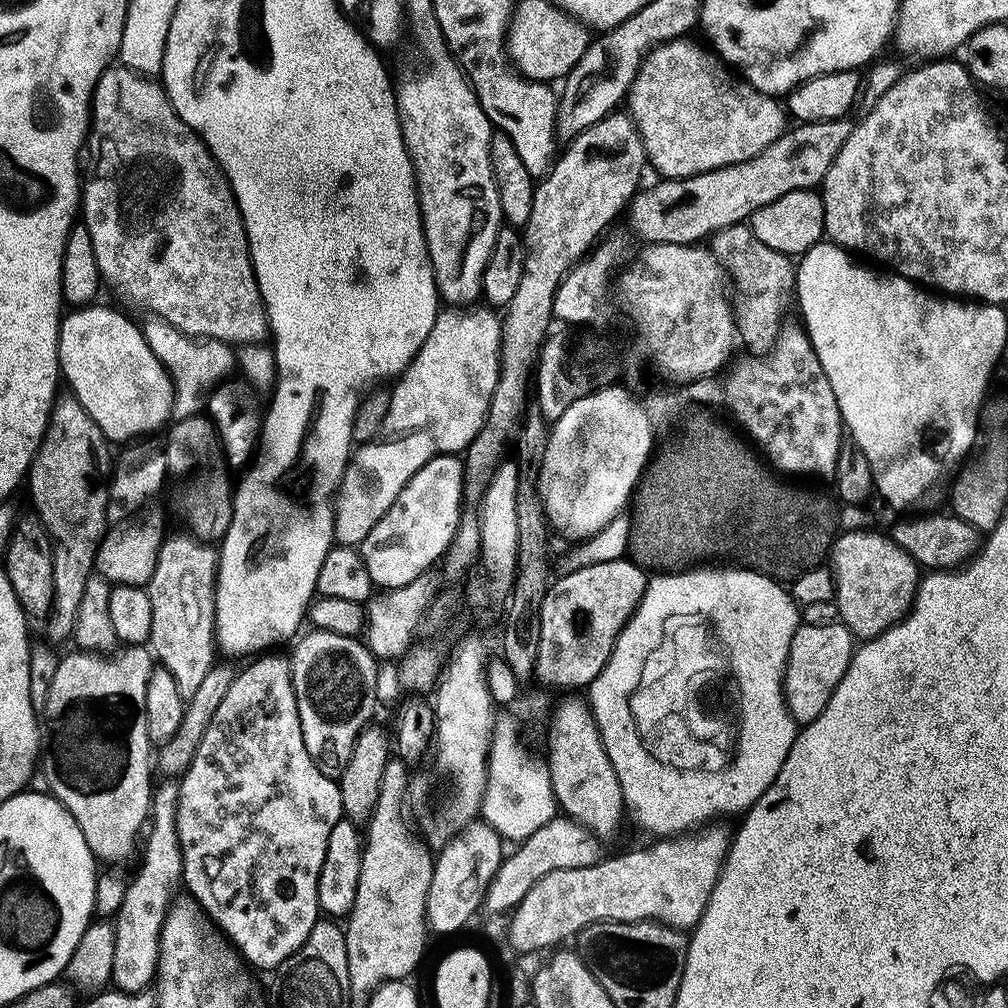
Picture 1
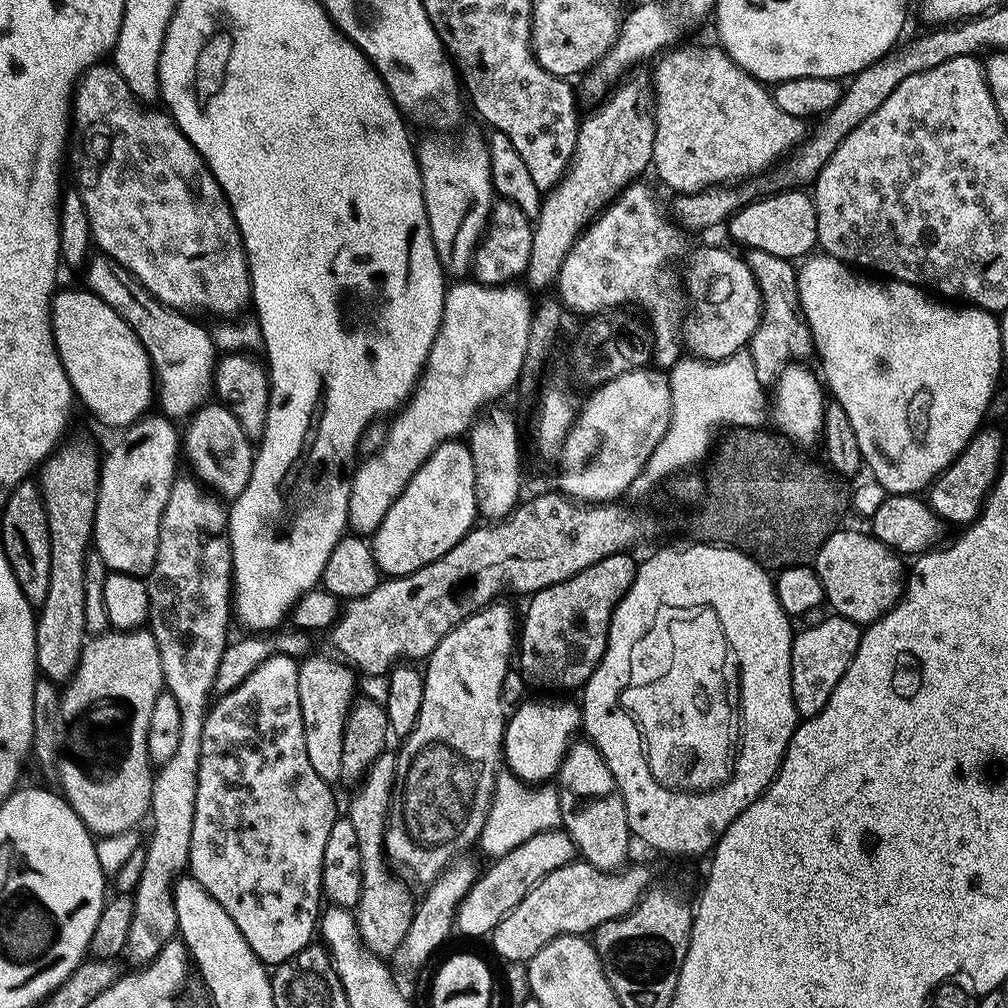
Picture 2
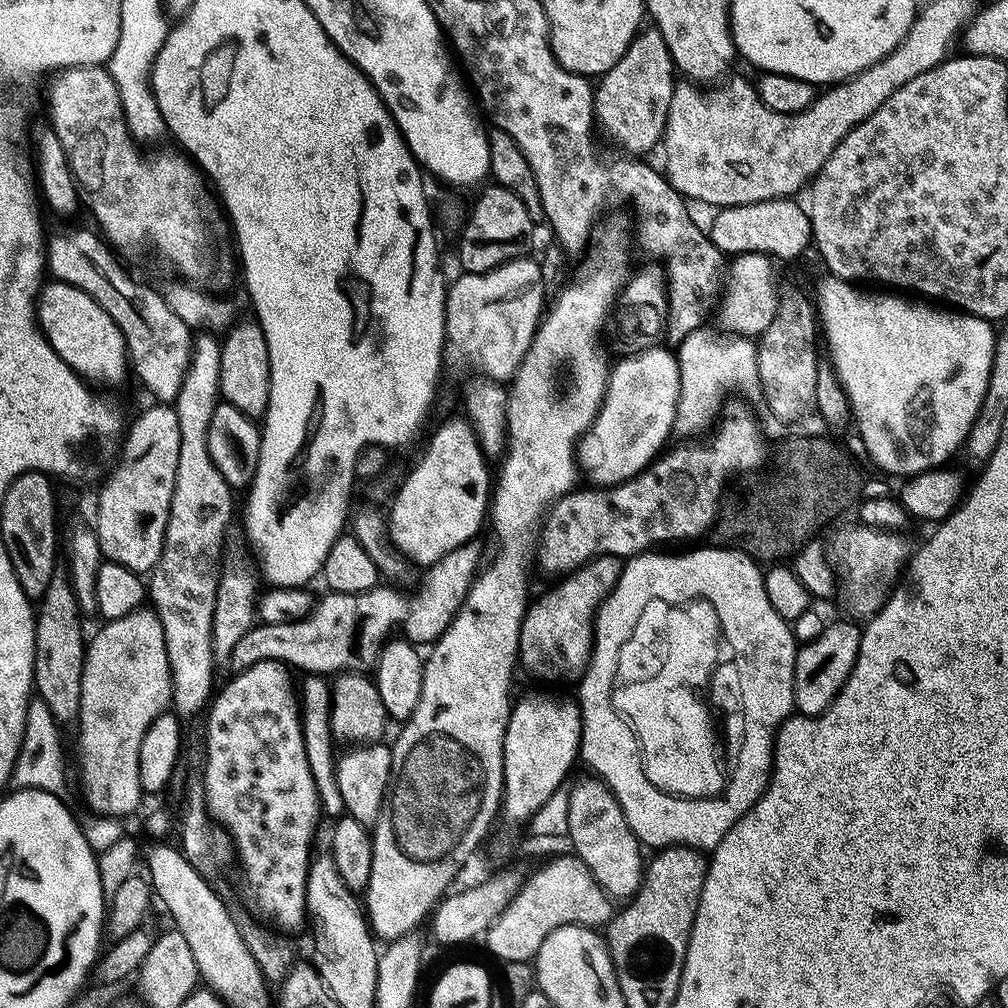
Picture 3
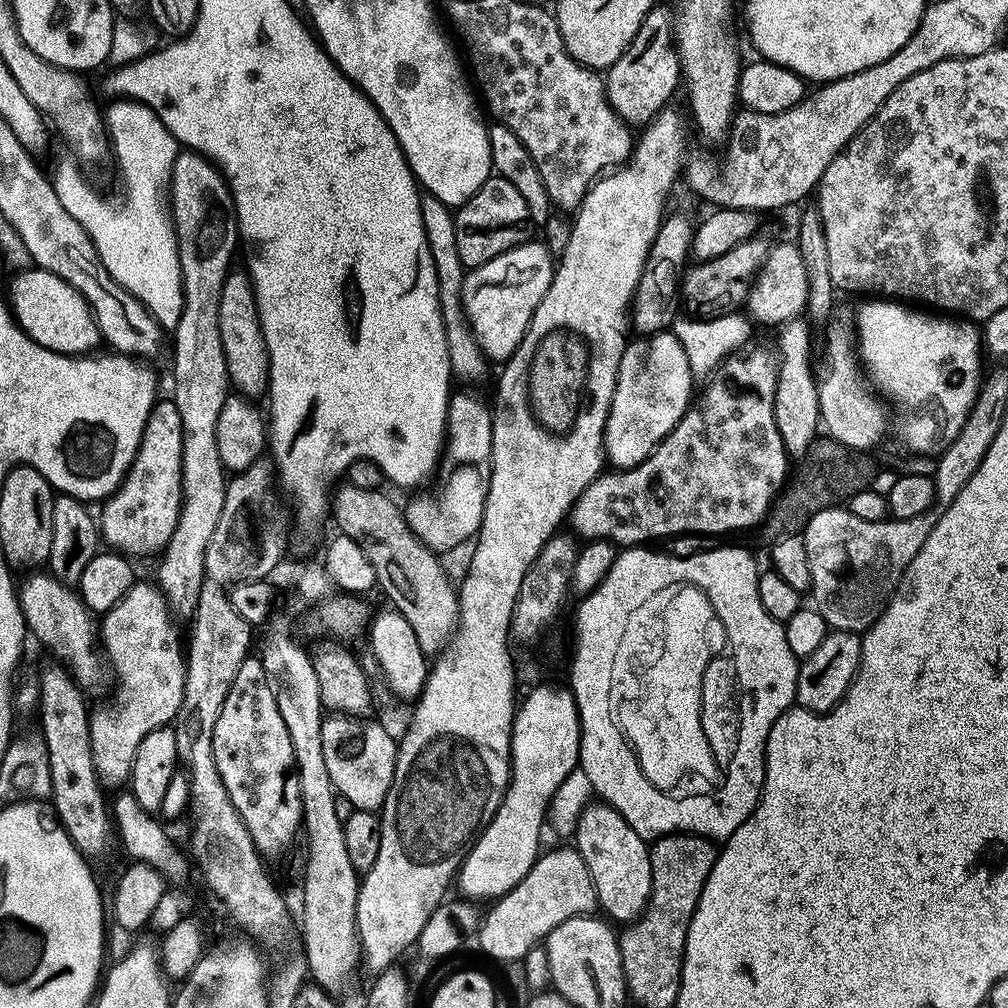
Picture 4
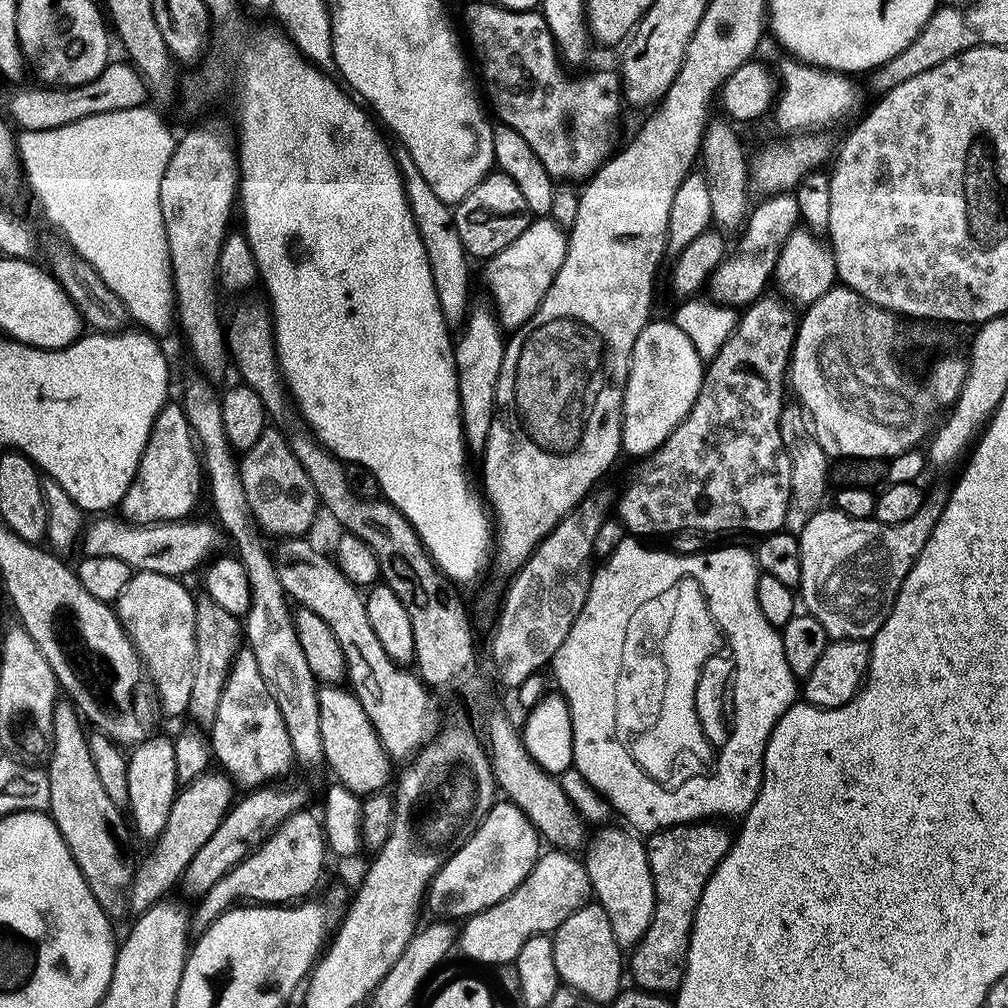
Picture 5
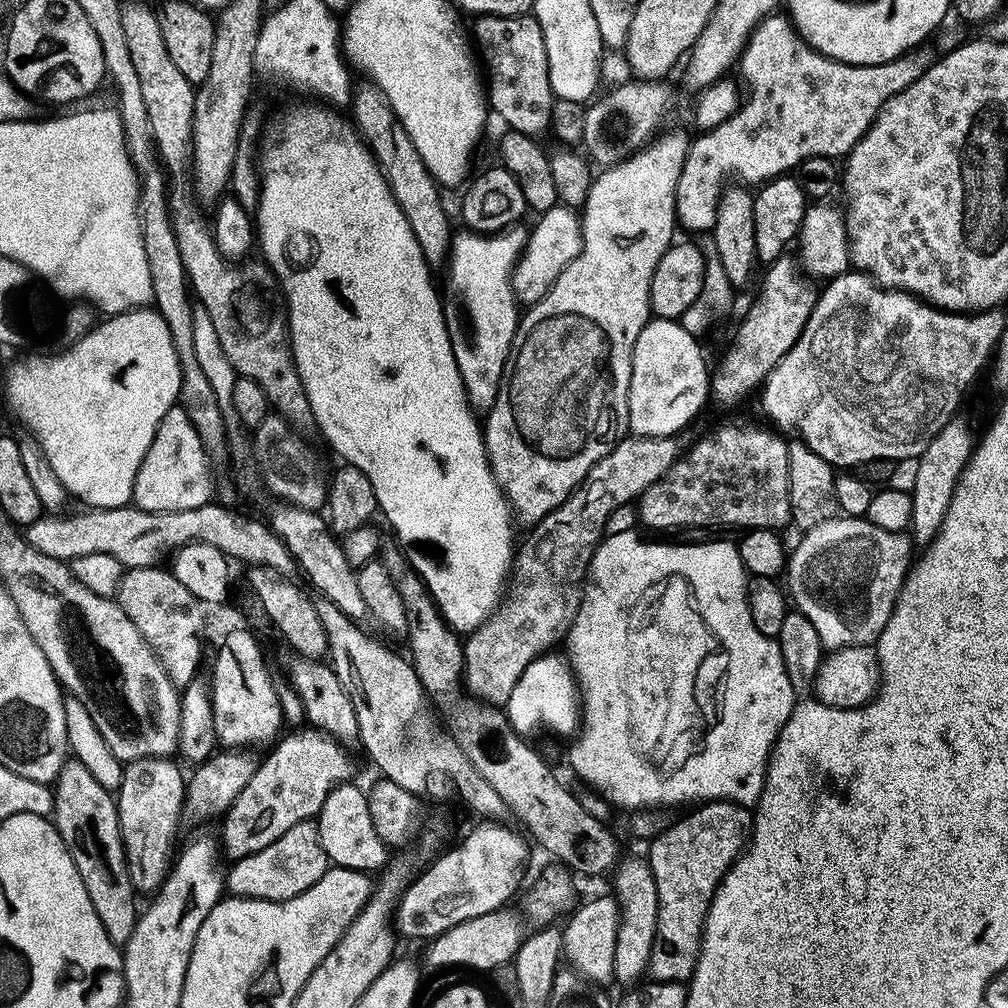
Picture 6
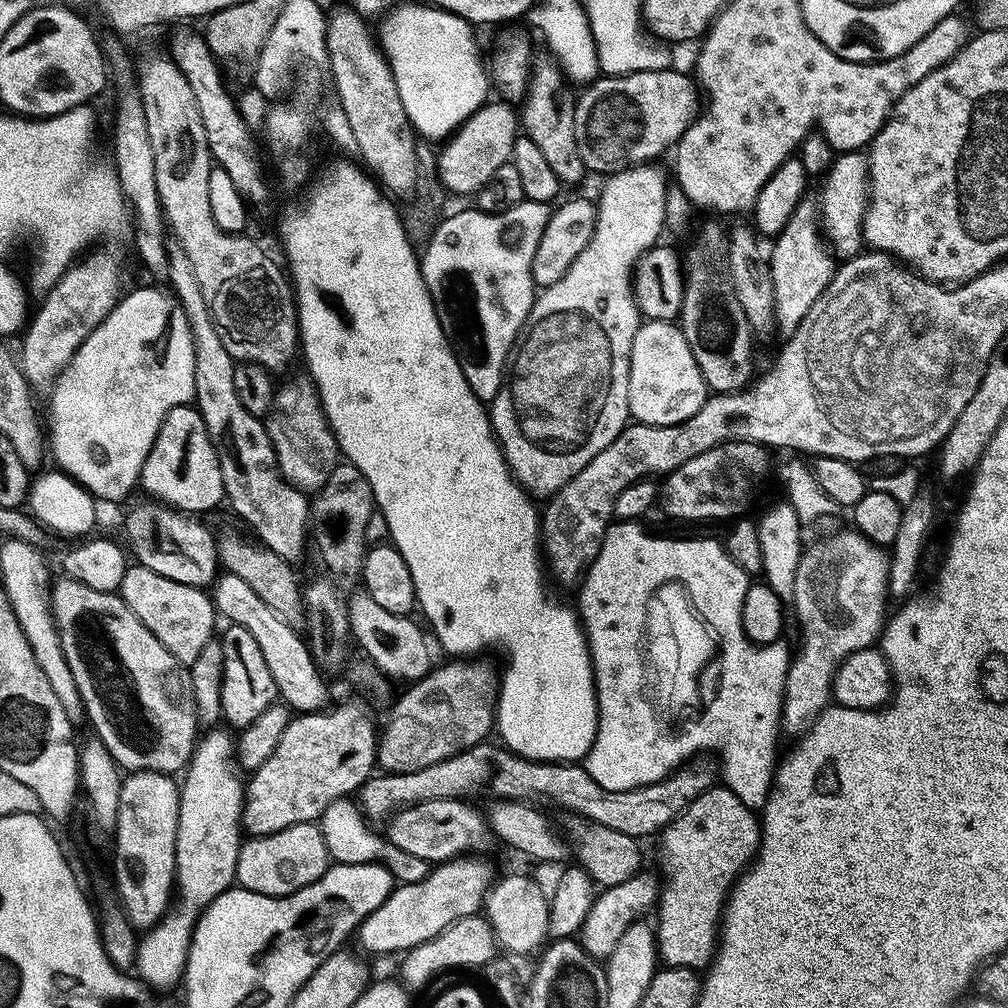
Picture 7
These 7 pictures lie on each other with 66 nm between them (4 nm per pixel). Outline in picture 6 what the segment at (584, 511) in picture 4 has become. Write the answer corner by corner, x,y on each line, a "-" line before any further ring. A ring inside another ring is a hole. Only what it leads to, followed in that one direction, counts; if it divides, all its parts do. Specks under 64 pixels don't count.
788,254
767,265
764,281
756,301
748,308
744,321
736,328
732,345
724,352
720,365
710,376
710,396
713,401
728,404
735,396
748,396
763,385
764,379
778,366
784,355
798,342
806,322
816,305
818,288
802,271
801,265
-
724,424
721,428
716,428
713,432
708,432
692,449
685,451
654,482
638,497
638,520
641,525
648,528
720,528
723,524
730,527
740,527
740,530
751,530
754,528
771,528
773,530
784,530
792,524
792,511
790,510
790,470
788,469
788,440
779,431
771,430
767,432
764,428
759,428
756,424

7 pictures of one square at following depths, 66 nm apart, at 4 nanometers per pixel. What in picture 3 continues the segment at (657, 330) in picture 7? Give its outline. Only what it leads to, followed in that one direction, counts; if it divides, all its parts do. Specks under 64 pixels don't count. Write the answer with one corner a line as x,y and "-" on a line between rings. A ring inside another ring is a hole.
657,346
642,350
633,356
617,359
608,373
608,388
604,392
600,408
596,411
594,422
576,445
576,463
579,471
583,475
585,472
592,479
589,481
596,486
620,484
623,480
629,480
630,477
643,472
665,447
664,439
673,431
678,400
679,362
675,351

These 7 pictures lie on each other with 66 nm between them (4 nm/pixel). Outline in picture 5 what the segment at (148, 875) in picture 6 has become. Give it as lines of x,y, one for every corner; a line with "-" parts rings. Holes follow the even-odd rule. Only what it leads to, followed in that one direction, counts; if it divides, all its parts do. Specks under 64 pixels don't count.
153,734
143,743
135,745
127,757
127,785
129,787
129,802
127,811
130,814
130,824
144,840
155,842
160,839
166,820
170,818
170,808
174,806
174,798
178,791
178,771
175,762
175,746
171,739
159,734

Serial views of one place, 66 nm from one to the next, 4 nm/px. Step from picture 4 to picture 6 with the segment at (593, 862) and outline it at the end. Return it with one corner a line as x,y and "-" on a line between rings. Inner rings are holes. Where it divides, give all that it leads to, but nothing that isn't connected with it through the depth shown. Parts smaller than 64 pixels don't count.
623,859
615,869
614,890
619,904
619,924
617,926
616,944
614,950
613,979
626,986
637,983
640,976
647,971
650,950
656,940
657,932
657,886
654,885
652,871
643,860

